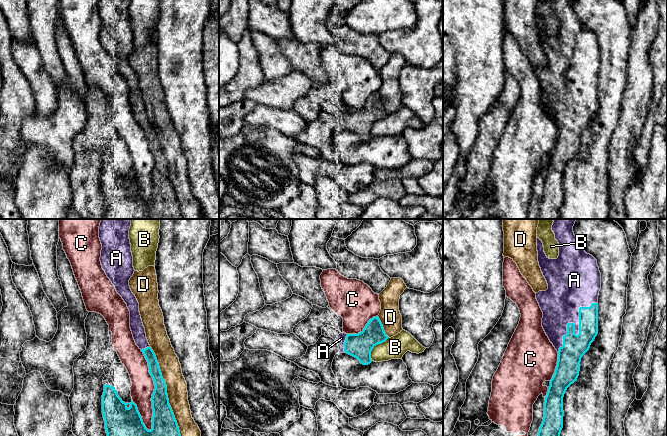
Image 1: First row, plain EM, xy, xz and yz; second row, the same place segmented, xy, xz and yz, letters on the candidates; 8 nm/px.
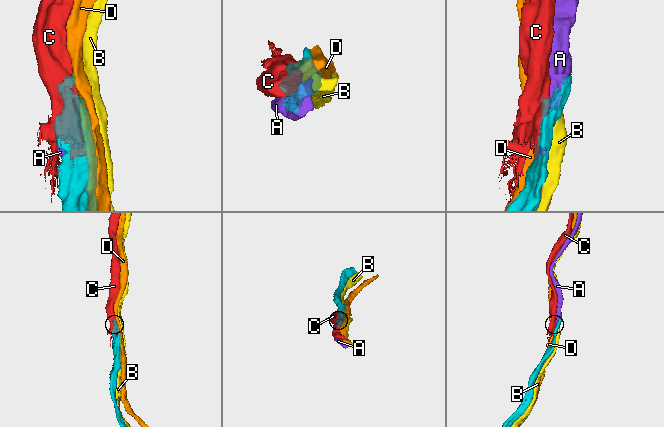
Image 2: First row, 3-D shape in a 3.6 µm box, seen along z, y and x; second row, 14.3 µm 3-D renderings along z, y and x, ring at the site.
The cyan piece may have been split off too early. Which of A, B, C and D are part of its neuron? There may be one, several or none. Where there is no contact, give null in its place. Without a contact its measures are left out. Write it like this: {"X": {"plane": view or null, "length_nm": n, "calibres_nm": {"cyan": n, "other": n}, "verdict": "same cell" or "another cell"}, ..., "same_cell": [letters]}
{"A": {"plane": "yz", "length_nm": 500, "calibres_nm": {"cyan": 190, "other": 280}, "verdict": "same cell"}, "B": {"plane": "xz", "length_nm": 240, "calibres_nm": {"cyan": 200, "other": 180}, "verdict": "another cell"}, "C": {"plane": "xy", "length_nm": 650, "calibres_nm": {"cyan": 190, "other": 180}, "verdict": "another cell"}, "D": {"plane": "xy", "length_nm": 800, "calibres_nm": {"cyan": 200, "other": 170}, "verdict": "another cell"}, "same_cell": ["A"]}

